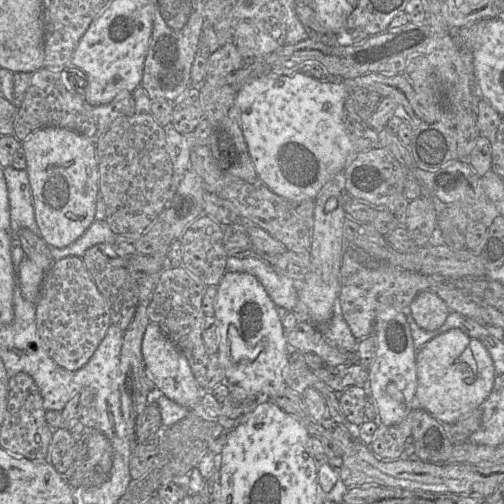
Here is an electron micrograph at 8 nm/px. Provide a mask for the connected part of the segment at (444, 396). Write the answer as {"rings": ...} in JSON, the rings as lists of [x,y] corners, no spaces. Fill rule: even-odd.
{"rings":[[[460,329],[442,333],[417,350],[416,367],[417,405],[441,423],[456,422],[479,408],[489,396],[497,376],[483,343]]]}

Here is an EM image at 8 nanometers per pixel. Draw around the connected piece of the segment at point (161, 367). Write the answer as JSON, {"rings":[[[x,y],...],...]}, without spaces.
{"rings":[[[149,323],[145,330],[142,340],[142,356],[146,371],[156,388],[165,397],[189,410],[200,406],[204,391],[198,386],[188,360],[156,323]]]}

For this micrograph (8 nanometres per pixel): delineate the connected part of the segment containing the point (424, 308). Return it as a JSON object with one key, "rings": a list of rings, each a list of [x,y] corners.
{"rings":[[[432,291],[418,293],[409,310],[417,325],[426,331],[439,329],[450,313],[443,299]]]}

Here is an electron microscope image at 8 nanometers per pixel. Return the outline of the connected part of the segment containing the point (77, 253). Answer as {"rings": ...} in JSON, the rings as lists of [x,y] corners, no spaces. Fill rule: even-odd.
{"rings":[[[95,220],[85,233],[72,244],[64,248],[50,246],[50,253],[54,261],[65,257],[80,257],[91,247],[99,243],[113,244],[116,234],[110,229],[106,221]]]}

